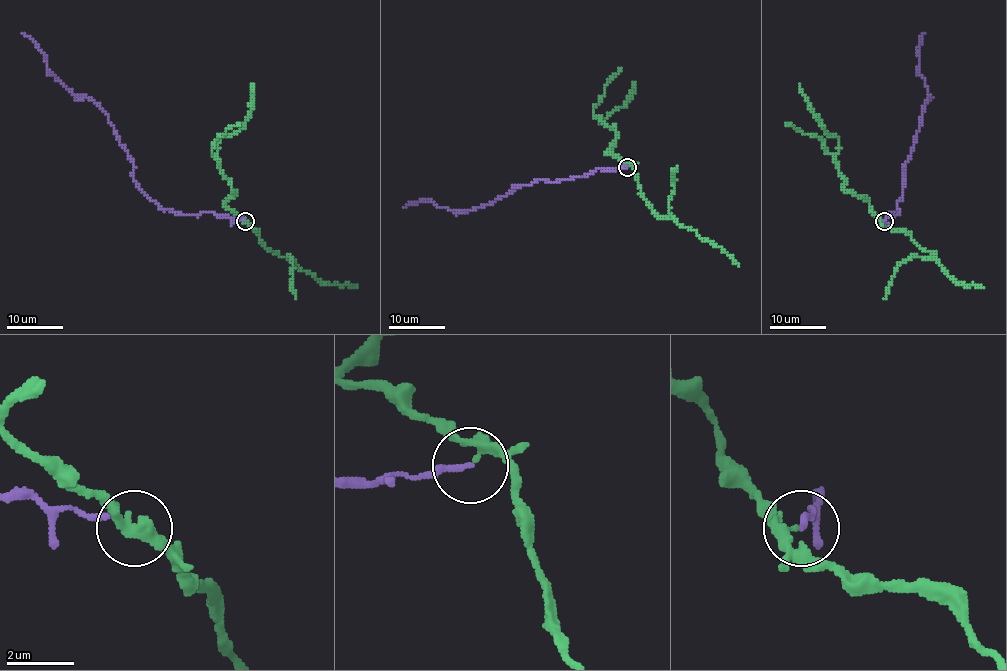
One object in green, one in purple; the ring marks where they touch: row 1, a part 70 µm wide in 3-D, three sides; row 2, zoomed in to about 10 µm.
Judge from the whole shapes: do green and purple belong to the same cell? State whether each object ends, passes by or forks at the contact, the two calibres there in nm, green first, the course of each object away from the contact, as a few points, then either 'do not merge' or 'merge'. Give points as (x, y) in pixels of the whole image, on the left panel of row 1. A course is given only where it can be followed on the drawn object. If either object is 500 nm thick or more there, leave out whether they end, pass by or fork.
green passes by | purple ends | 280/150 nm | green via (246, 221), (223, 204), (235, 190), (218, 164), (218, 140), (241, 127), (253, 100), (251, 83) | purple via (246, 221), (152, 201), (109, 116), (77, 98), (22, 34) | do not merge

